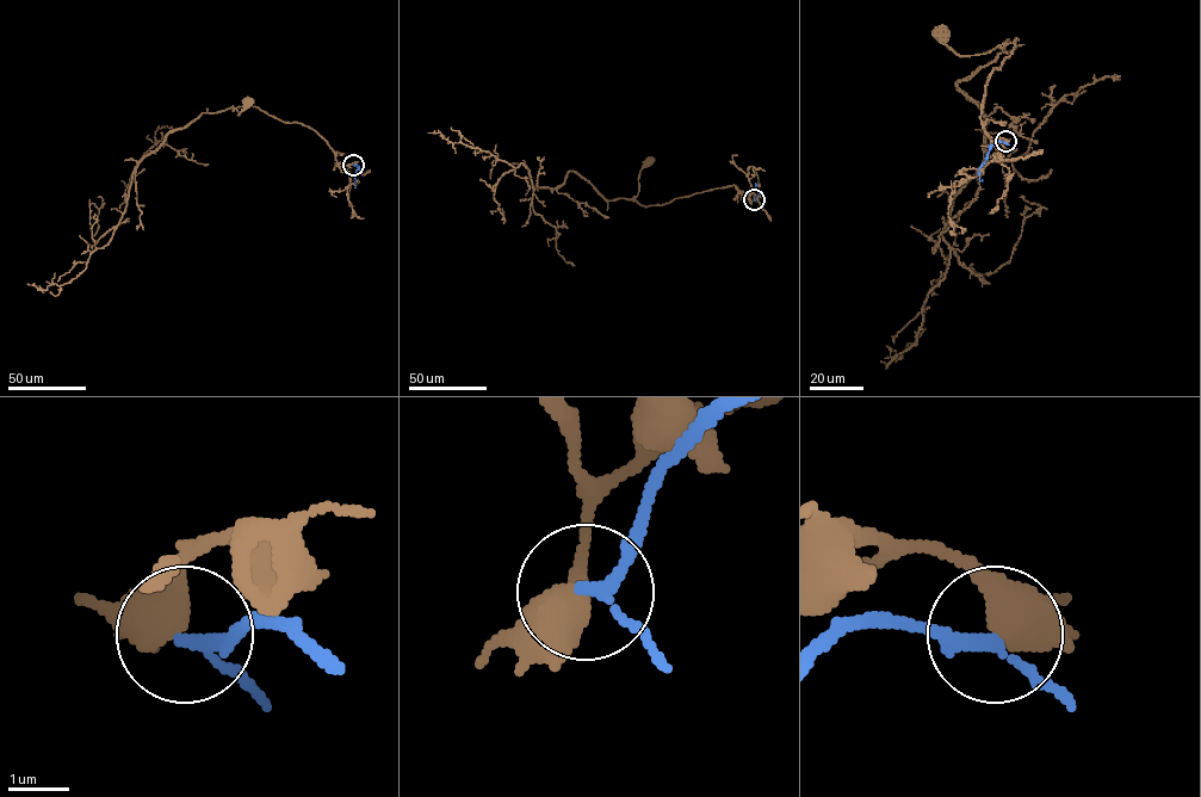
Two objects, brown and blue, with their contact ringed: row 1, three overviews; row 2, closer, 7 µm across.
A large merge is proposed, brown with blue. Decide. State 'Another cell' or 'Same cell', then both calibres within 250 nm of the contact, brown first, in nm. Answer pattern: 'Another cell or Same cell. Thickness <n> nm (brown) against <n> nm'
Another cell. Thickness 480 nm (brown) against 170 nm

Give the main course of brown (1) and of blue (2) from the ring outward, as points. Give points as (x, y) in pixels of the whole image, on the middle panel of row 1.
1: (754, 199), (750, 192), (741, 192), (734, 185), (663, 204), (643, 207), (635, 199), (639, 172), (648, 162)
2: (754, 199), (760, 191), (756, 185)

